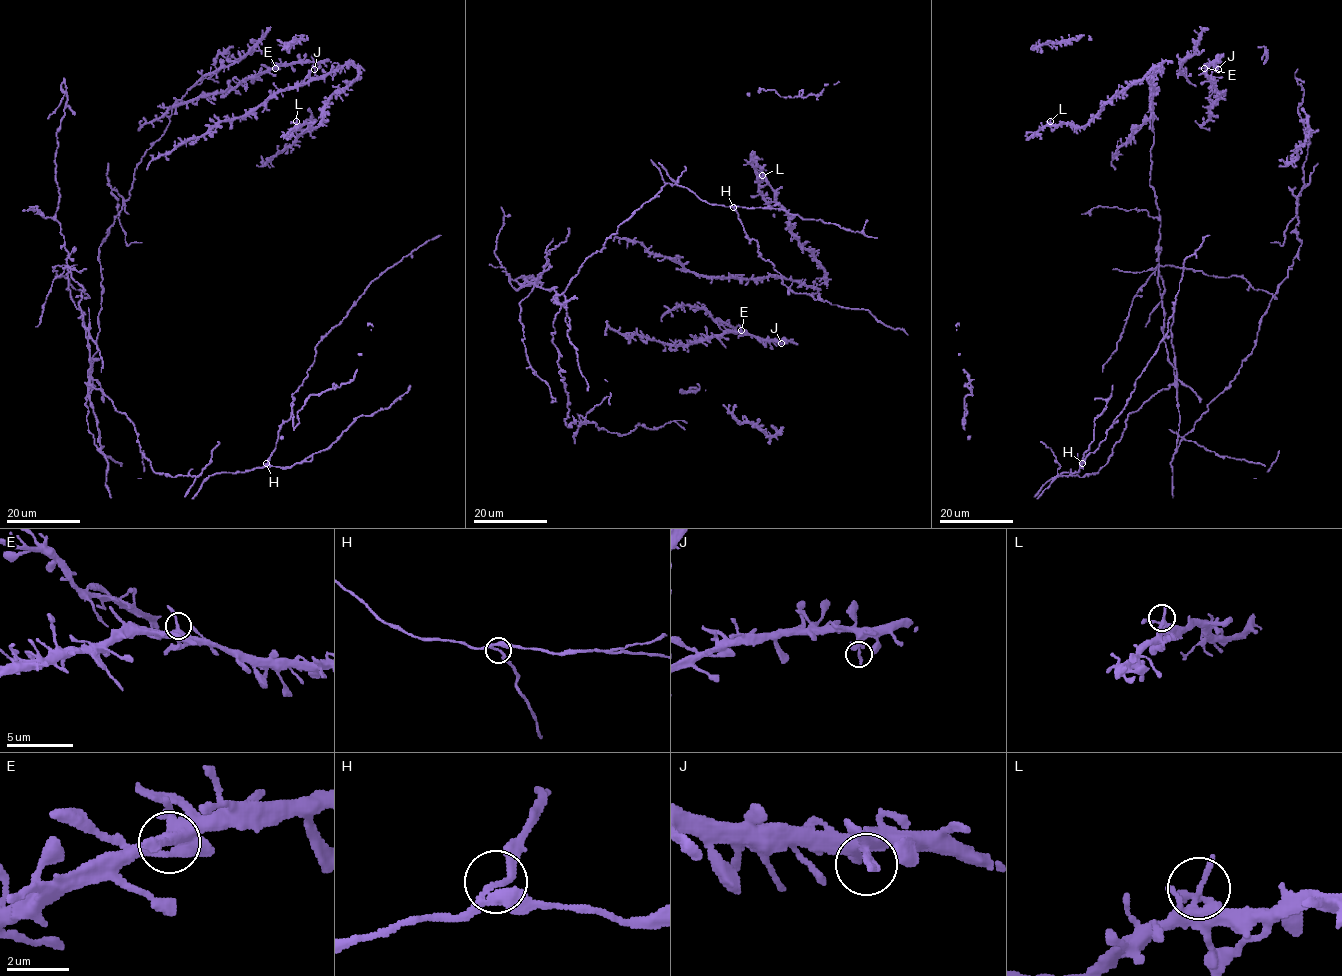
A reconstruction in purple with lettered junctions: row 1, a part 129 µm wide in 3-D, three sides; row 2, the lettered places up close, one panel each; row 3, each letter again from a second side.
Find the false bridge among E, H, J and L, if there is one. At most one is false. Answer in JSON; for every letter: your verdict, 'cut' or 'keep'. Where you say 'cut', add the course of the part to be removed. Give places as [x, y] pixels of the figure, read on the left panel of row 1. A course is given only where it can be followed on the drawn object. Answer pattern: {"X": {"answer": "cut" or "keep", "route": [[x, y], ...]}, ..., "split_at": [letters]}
{"E": {"answer": "keep"}, "H": {"answer": "cut", "route": [[266, 463], [156, 473], [134, 424], [87, 385], [98, 448], [86, 416], [98, 248], [172, 107], [220, 69]]}, "J": {"answer": "keep"}, "L": {"answer": "keep"}, "split_at": ["H"]}

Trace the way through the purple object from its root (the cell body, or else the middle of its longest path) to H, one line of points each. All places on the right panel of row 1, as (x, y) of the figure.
H: (1267, 310), (1239, 372), (1177, 448), (1171, 384), (1128, 414), (1097, 473), (1053, 479), (1082, 463)

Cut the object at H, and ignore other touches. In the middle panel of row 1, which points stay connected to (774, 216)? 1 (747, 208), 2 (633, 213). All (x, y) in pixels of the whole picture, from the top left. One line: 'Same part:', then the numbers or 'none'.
Same part: none

